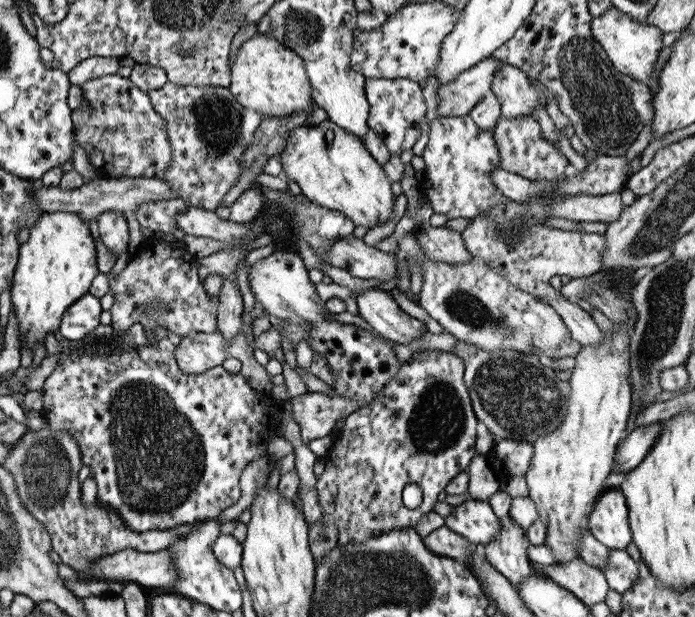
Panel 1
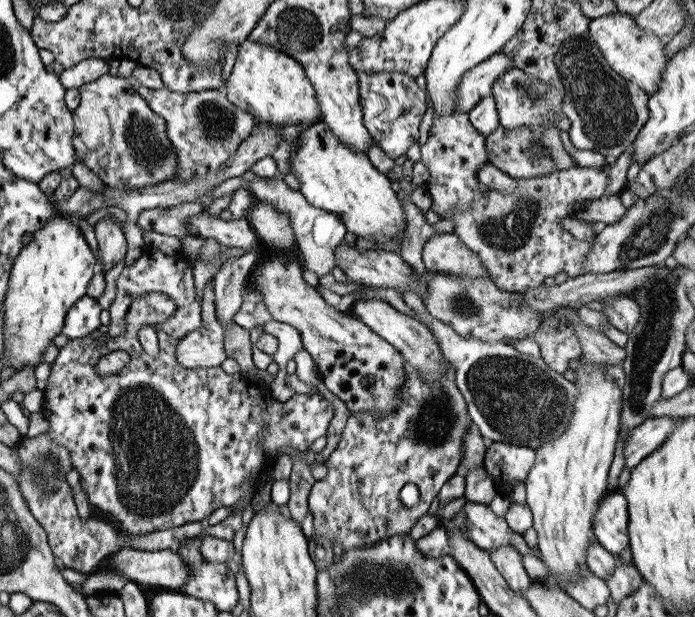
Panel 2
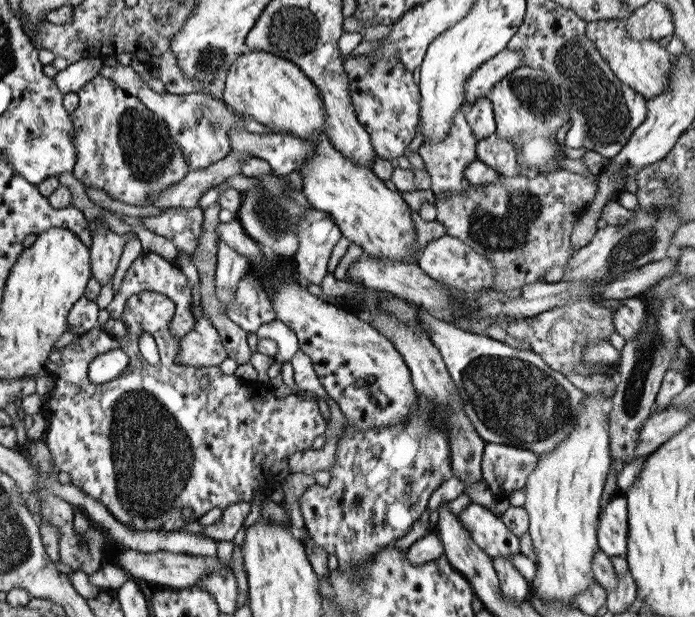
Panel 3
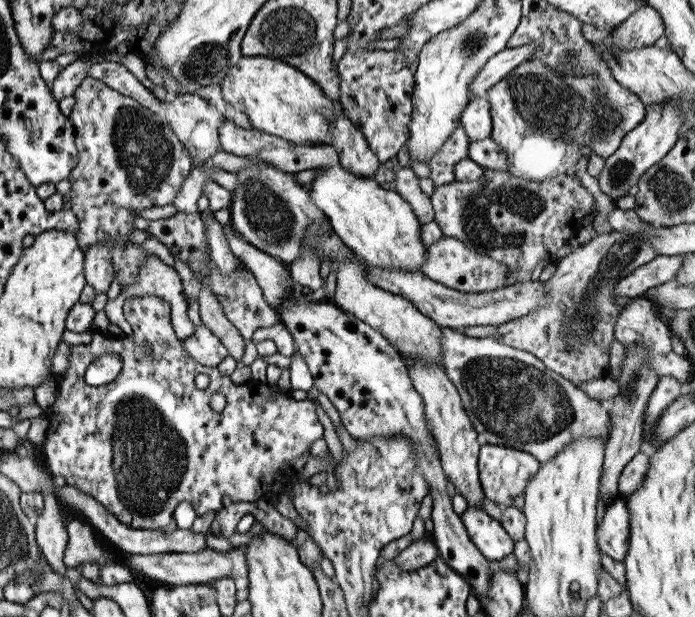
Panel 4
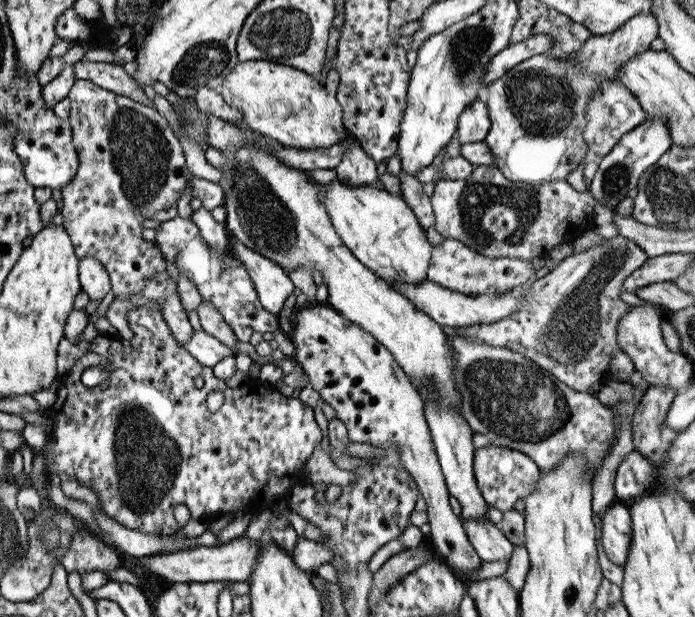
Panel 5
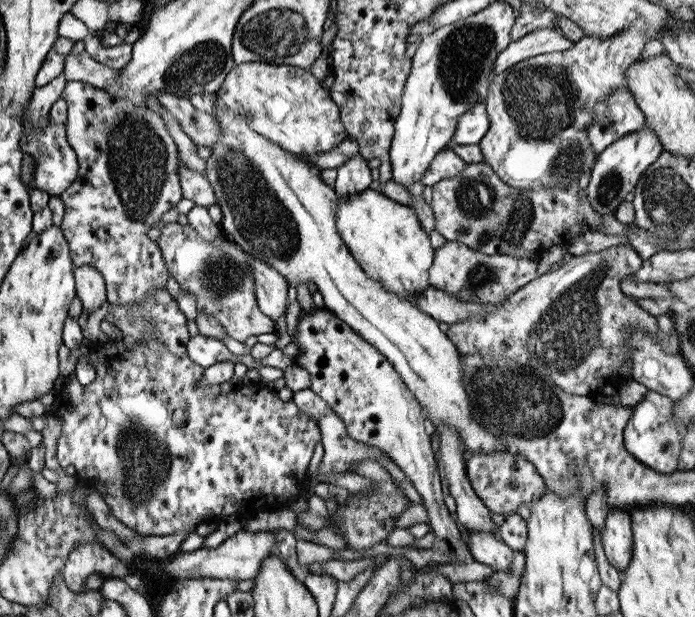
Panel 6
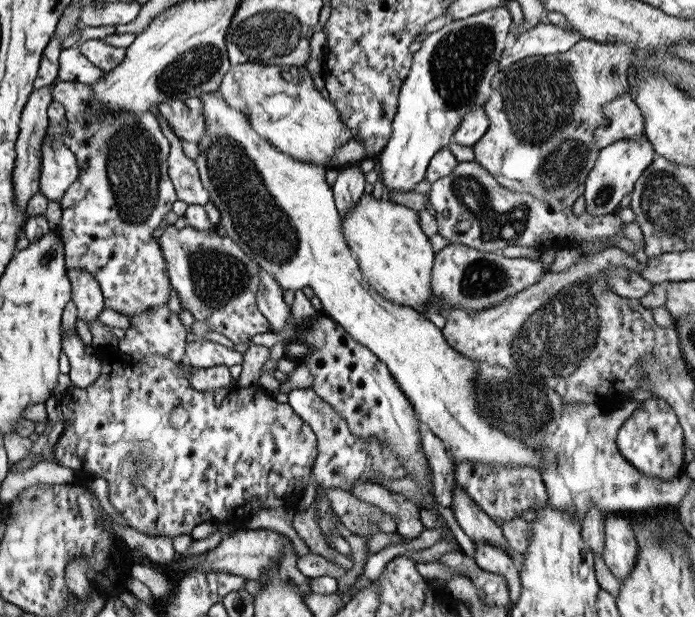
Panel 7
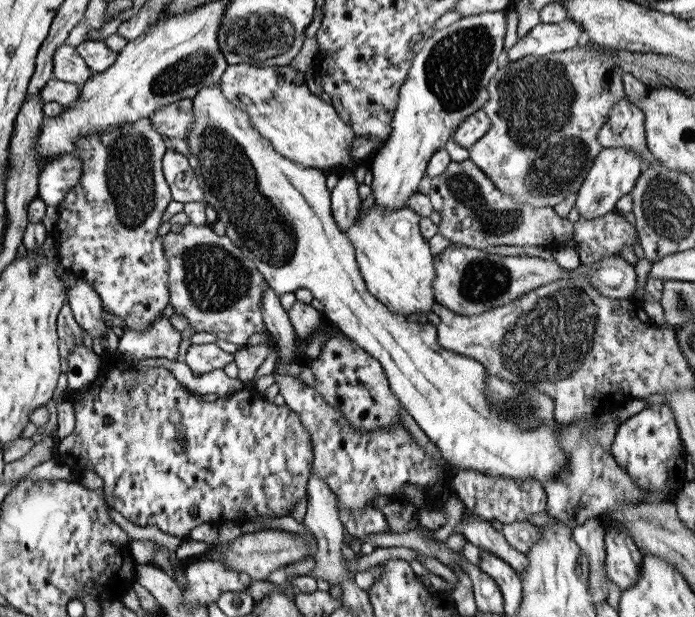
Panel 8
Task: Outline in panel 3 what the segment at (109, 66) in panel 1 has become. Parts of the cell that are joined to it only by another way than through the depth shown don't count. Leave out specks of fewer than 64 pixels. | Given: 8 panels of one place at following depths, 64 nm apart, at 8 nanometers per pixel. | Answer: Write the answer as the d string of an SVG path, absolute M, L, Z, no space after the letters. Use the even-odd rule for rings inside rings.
M79 59L74 64L67 65L52 79L61 91L61 96L69 92L77 92L89 80L99 75L104 59Z

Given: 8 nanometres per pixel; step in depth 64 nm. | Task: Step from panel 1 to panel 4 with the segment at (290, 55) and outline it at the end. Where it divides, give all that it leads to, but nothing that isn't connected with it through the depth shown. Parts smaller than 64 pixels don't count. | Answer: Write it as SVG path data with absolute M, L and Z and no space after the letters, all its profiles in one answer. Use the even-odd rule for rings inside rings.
M241 56L219 85L223 100L244 112L251 128L291 143L328 144L339 104L334 106L321 89L293 66L266 56Z

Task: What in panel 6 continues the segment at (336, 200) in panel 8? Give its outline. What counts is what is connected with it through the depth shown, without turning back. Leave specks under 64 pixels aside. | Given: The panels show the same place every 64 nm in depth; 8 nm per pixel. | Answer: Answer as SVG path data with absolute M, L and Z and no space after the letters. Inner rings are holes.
M355 153L336 168L336 182L332 188L335 196L345 199L367 189L371 182L367 160Z

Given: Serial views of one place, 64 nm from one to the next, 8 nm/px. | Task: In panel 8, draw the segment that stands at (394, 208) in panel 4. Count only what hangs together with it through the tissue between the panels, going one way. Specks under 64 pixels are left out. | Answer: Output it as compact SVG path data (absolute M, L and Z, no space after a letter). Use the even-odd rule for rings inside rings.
M379 205L357 215L344 233L354 248L355 260L367 291L397 315L431 311L435 303L433 255L419 233L421 217L407 206L383 209Z

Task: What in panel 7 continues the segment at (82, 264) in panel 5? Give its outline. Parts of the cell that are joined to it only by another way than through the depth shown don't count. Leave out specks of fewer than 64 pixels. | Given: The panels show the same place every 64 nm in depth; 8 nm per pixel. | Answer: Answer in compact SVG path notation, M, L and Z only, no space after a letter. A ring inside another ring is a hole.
M67 268L66 273L71 283L71 301L75 303L77 319L89 324L104 308L99 283L89 275L89 271Z

